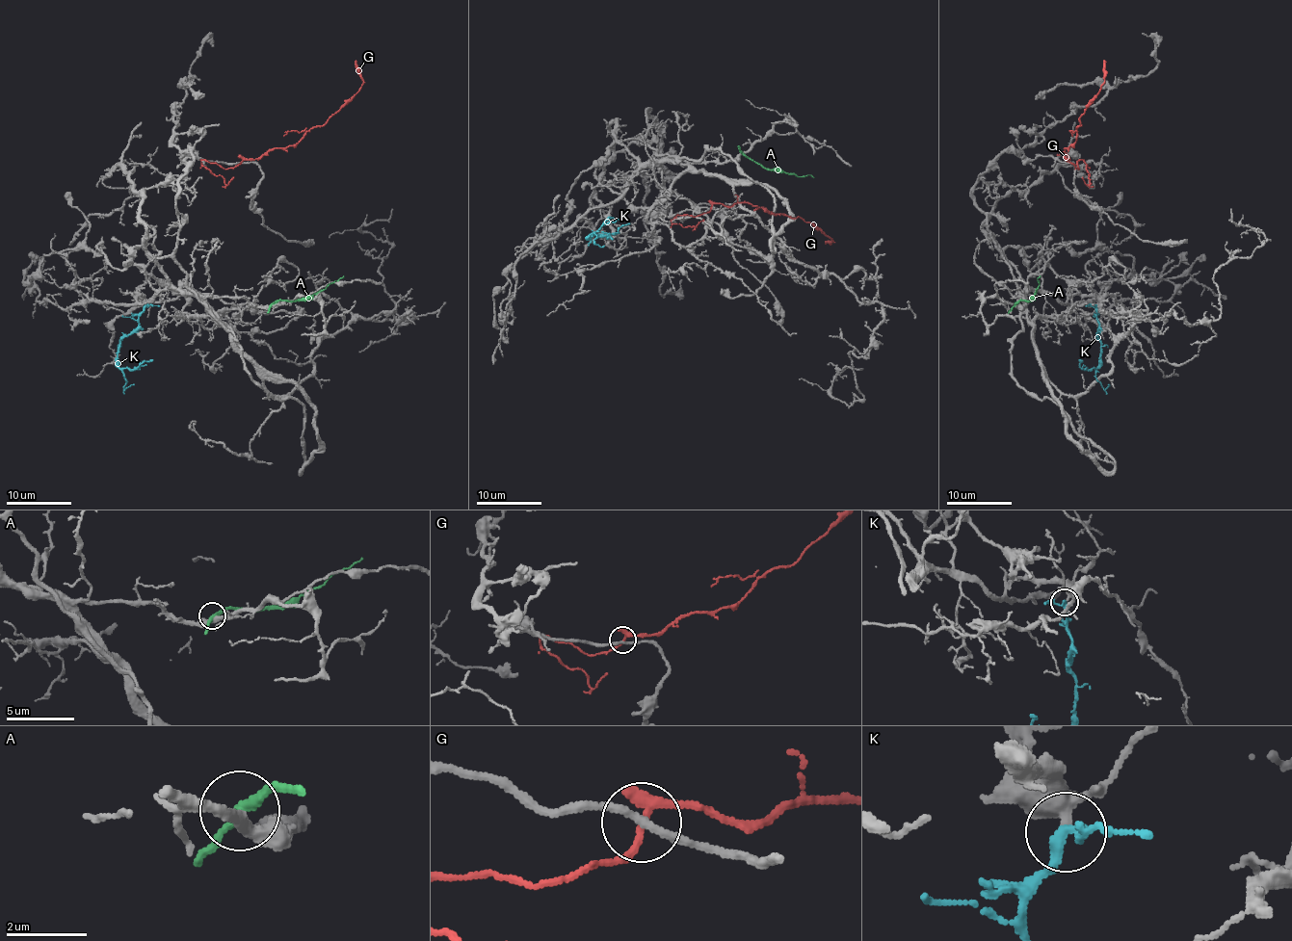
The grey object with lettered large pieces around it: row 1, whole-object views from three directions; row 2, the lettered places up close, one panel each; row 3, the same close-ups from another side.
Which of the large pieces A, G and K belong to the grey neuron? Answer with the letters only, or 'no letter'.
K

